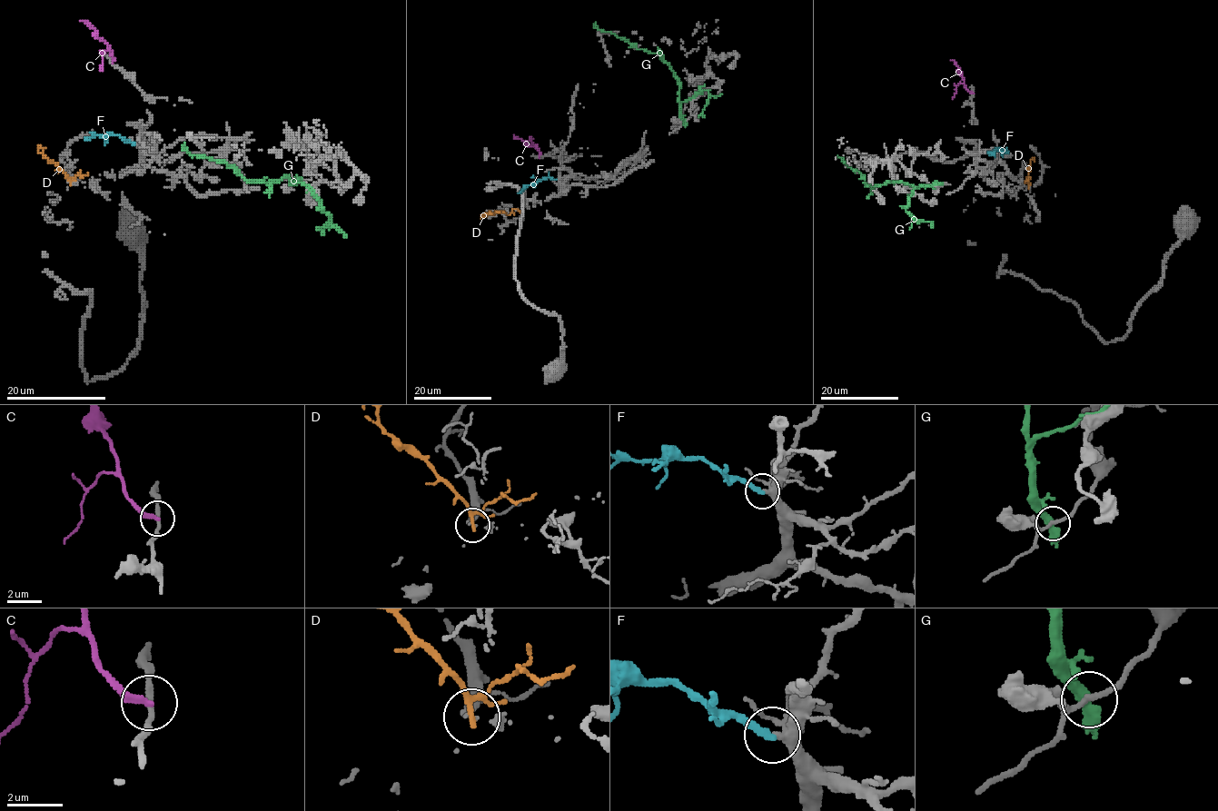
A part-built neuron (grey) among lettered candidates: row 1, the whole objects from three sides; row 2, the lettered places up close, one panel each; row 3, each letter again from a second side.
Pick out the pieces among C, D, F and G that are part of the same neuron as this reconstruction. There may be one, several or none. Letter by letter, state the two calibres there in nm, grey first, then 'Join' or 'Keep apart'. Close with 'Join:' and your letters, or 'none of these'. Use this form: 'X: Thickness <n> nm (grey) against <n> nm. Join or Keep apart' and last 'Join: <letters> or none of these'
C: Thickness 170 nm (grey) against 240 nm. Keep apart
D: Thickness 180 nm (grey) against 150 nm. Keep apart
F: Thickness 280 nm (grey) against 280 nm. Join
G: Thickness 160 nm (grey) against 400 nm. Keep apart
Join: F

